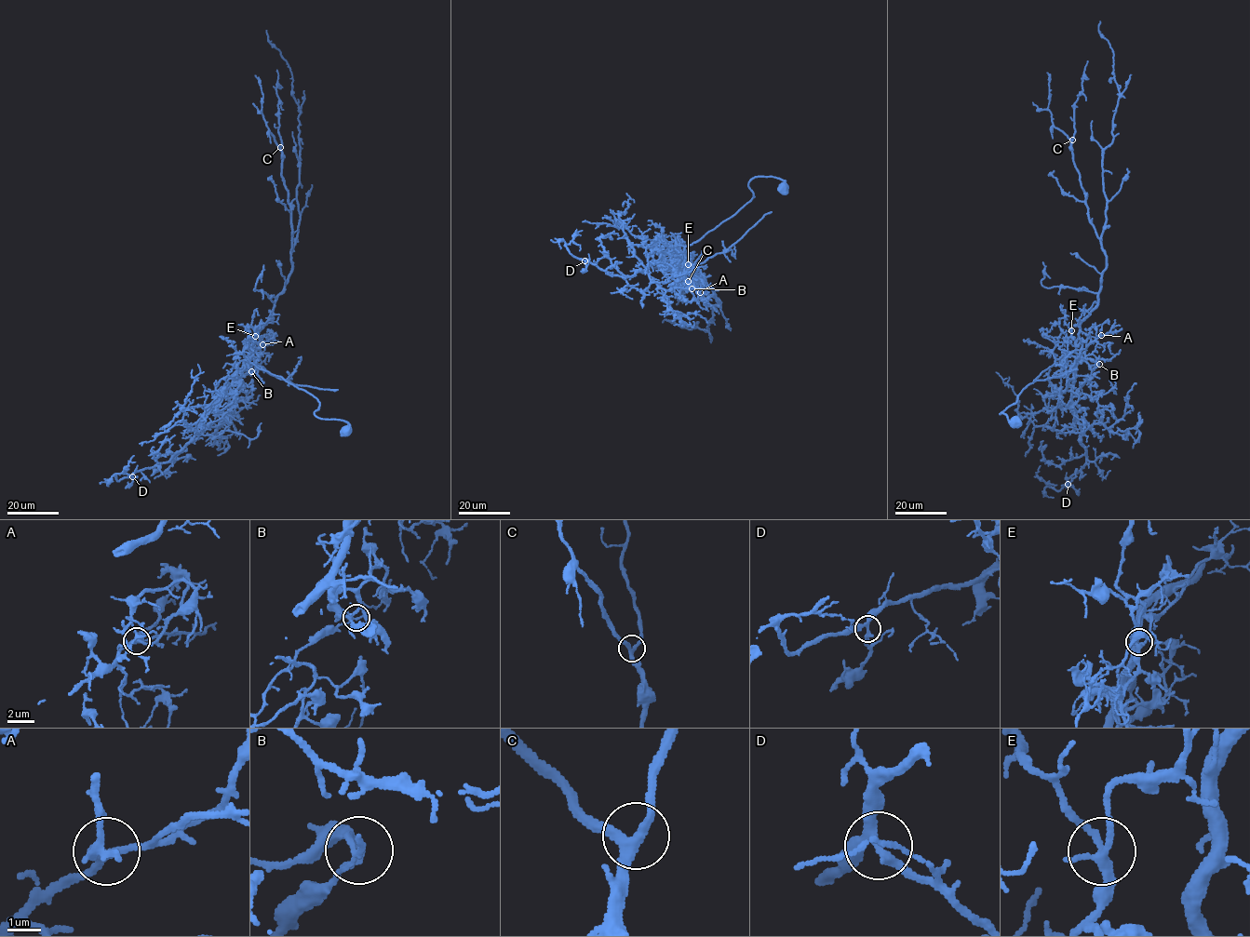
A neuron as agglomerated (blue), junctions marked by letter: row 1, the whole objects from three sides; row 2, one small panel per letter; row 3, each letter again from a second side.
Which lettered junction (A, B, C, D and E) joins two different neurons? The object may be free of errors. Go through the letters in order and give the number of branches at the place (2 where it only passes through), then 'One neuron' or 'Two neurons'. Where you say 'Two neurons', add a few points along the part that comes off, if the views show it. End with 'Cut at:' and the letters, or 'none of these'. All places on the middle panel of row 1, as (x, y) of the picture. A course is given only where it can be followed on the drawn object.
A: Branches: 3. One neuron
B: Branches: 2. Two neurons. Course of the part to remove: (692, 288), (684, 271), (685, 247), (753, 197), (748, 185), (753, 178), (785, 180), (782, 194)
C: Branches: 3. One neuron
D: Branches: 3. One neuron
E: Branches: 3. One neuron
Cut at: B

